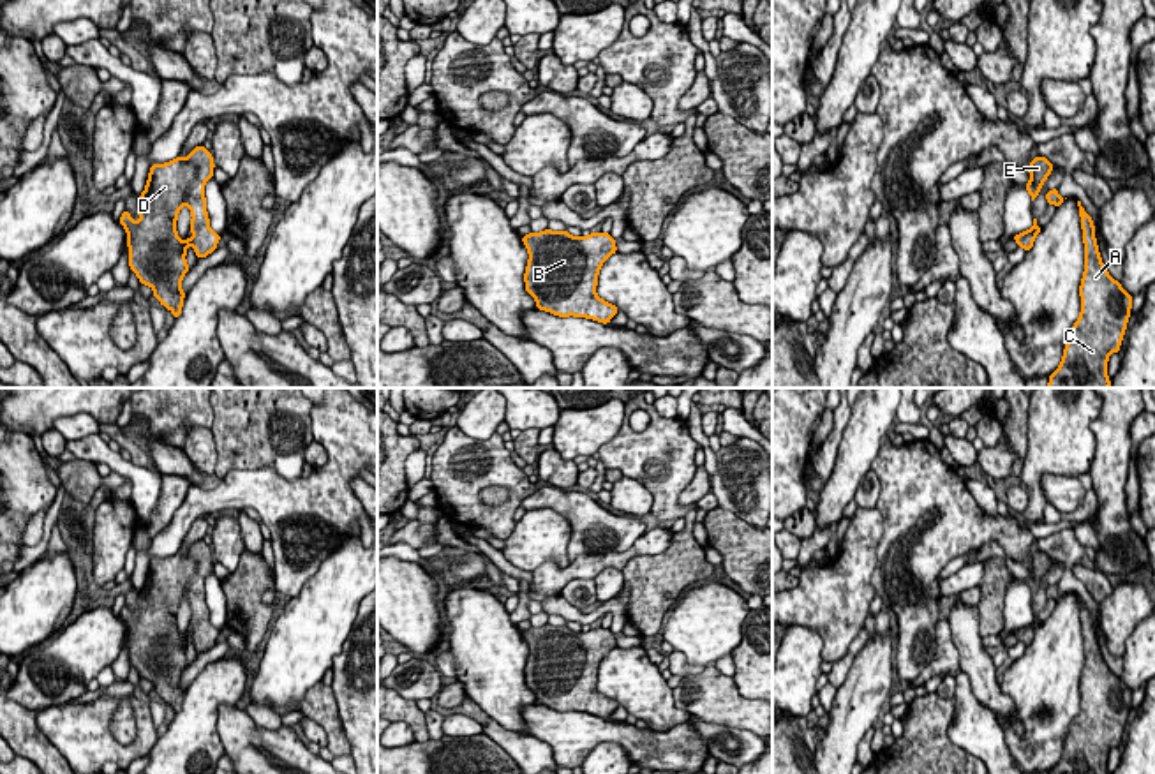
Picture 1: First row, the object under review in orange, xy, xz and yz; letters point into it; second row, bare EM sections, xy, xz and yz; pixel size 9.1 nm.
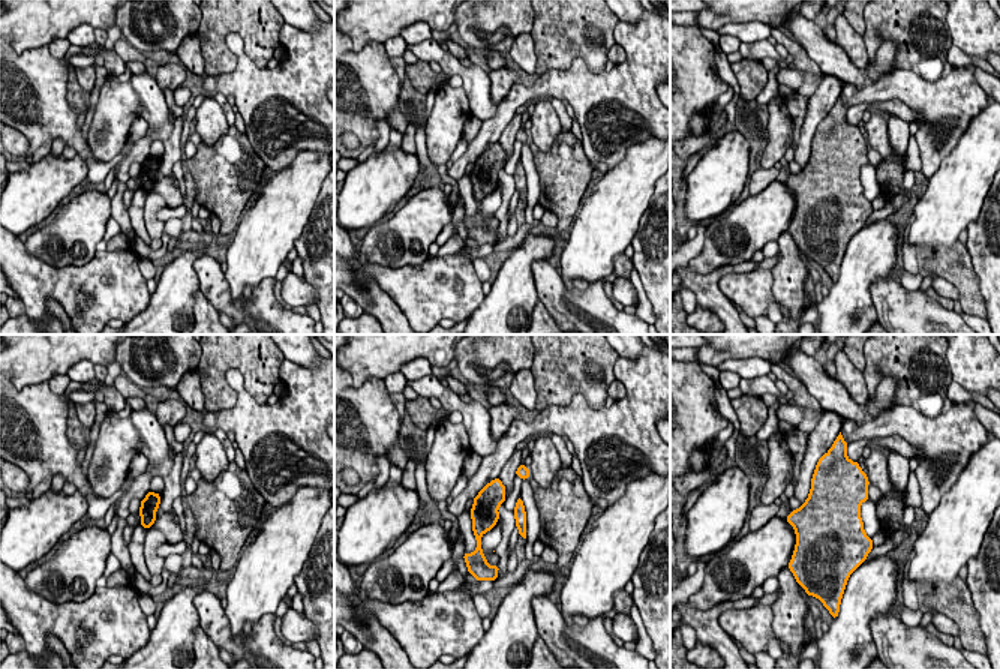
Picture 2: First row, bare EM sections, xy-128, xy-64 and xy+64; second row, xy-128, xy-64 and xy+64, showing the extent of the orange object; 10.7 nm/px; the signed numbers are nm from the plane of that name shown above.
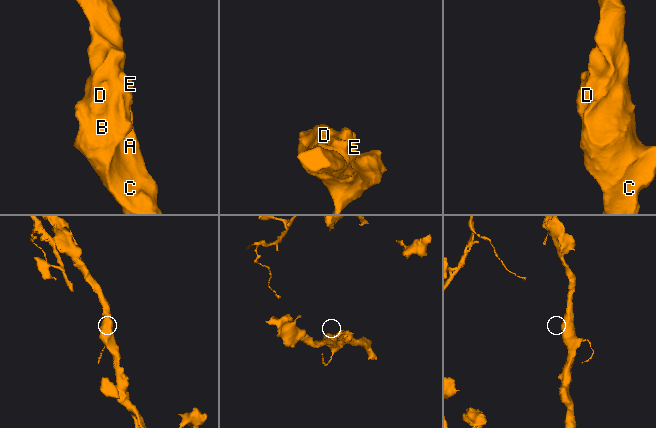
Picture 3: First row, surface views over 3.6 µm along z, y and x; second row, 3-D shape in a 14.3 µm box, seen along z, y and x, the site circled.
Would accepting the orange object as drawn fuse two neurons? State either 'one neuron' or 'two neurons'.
one neuron

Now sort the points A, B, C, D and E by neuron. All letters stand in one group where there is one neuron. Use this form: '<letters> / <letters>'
A B C D E

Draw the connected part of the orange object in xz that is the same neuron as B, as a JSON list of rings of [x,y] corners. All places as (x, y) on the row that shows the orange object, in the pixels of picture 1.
[[[547,227],[541,233],[531,231],[522,242],[529,252],[525,291],[536,300],[536,309],[603,324],[619,312],[596,294],[600,268],[617,252],[610,233],[591,233],[584,238]]]

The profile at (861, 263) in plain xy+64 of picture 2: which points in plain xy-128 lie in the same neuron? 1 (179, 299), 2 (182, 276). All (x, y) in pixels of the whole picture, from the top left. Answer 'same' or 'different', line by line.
1: same
2: same

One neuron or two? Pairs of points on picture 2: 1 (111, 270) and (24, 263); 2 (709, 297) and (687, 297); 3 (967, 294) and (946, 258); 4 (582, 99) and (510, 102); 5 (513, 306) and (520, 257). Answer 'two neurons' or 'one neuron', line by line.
1: one neuron
2: two neurons
3: one neuron
4: one neuron
5: one neuron

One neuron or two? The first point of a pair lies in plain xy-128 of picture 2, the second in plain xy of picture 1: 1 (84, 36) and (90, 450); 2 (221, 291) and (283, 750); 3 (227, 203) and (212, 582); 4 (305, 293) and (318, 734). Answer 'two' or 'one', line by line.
1: two
2: one
3: two
4: one

